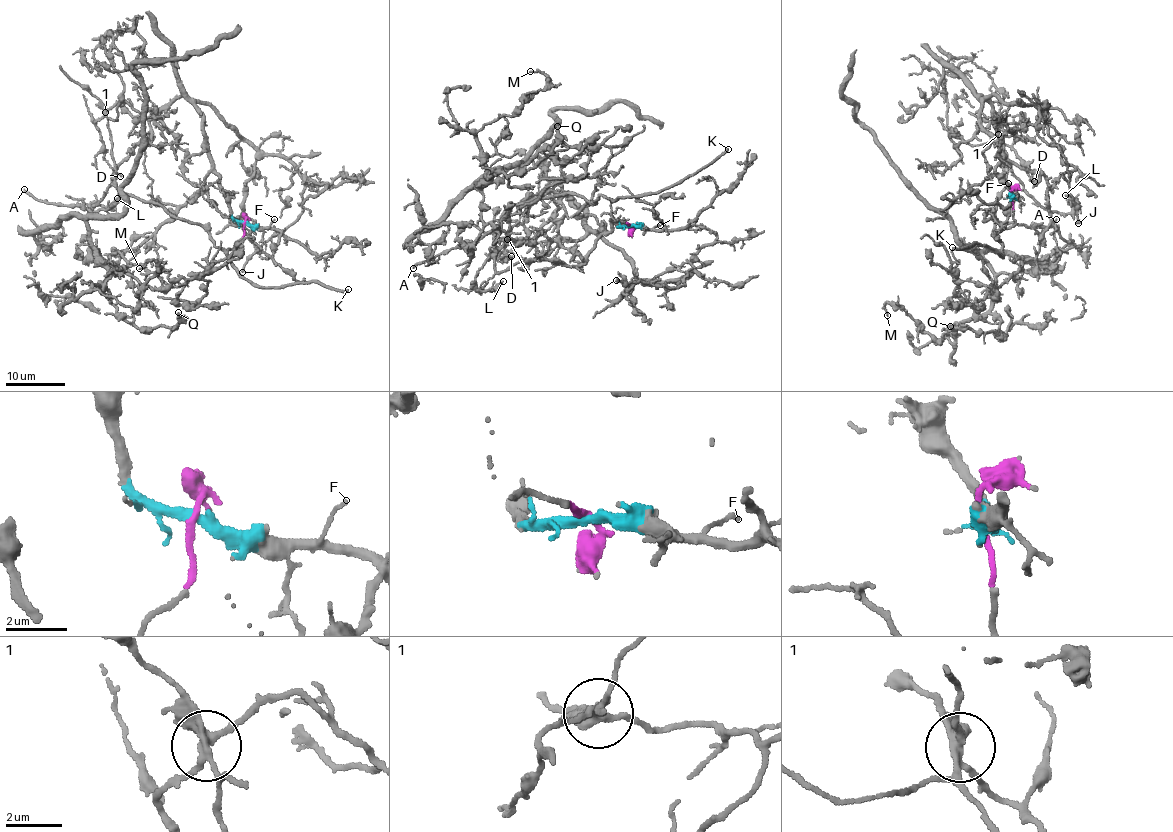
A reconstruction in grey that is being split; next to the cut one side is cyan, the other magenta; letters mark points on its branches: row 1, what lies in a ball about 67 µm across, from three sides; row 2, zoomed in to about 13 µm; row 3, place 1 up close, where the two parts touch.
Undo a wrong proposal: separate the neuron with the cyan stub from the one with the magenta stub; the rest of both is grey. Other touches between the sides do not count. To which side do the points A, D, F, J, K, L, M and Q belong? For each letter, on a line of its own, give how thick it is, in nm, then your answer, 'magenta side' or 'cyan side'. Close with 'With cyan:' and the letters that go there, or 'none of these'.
A: calibre 170 nm; magenta side
D: calibre 110 nm; cyan side
F: calibre 90 nm; cyan side
J: calibre 180 nm; cyan side
K: calibre 220 nm; magenta side
L: calibre 140 nm; cyan side
M: calibre 120 nm; cyan side
Q: calibre 240 nm; cyan side
With cyan: D, F, J, L, M, Q

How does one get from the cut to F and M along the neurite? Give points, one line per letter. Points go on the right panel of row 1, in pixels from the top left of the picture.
F: (1010, 195), (1014, 190), (1007, 183)
M: (1010, 195), (1005, 158), (1043, 175), (1071, 247), (1000, 272), (993, 305), (942, 339), (887, 303), (887, 315)

